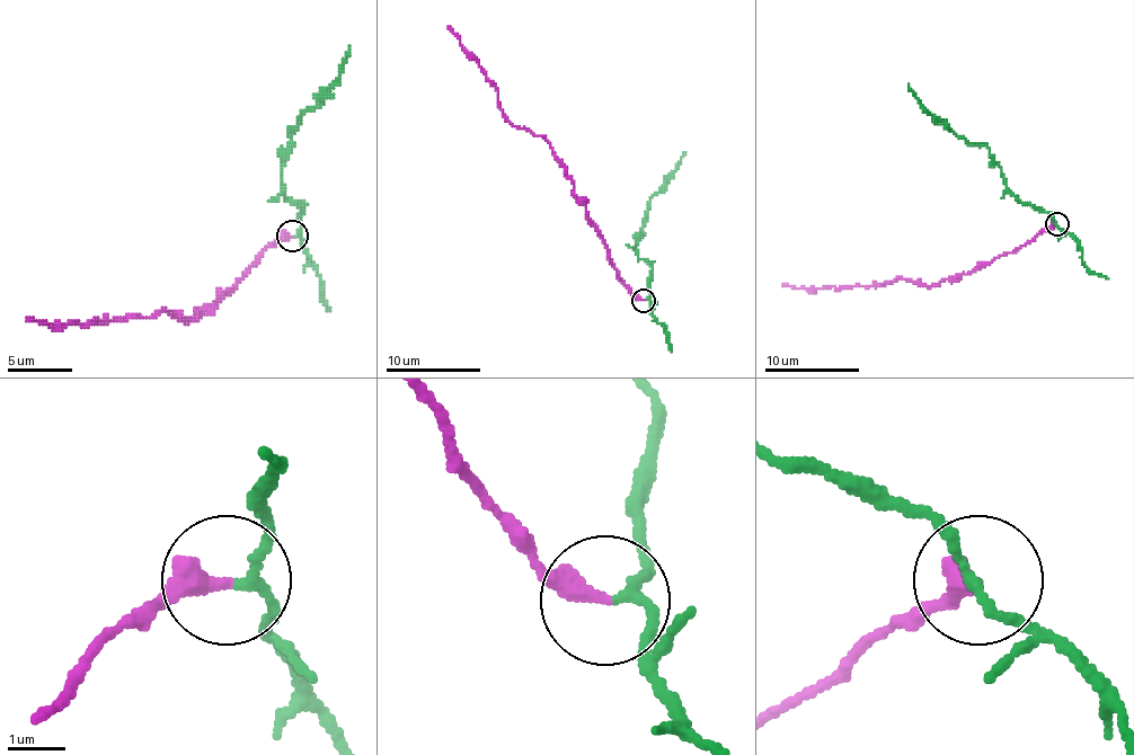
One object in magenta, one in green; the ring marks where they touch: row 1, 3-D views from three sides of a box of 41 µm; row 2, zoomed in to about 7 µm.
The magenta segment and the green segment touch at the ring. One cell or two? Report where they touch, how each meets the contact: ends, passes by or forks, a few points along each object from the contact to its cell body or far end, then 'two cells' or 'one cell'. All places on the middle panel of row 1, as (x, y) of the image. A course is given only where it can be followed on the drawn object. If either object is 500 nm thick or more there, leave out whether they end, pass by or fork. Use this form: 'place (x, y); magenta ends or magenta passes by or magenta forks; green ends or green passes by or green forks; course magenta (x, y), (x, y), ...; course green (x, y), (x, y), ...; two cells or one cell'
place (644, 300); magenta ends; green passes by; course magenta (643, 300), (607, 255), (567, 166), (540, 135), (507, 118), (497, 88), (448, 26); course green (645, 300), (652, 268), (636, 249), (636, 242), (649, 200), (679, 166), (685, 152); two cells

